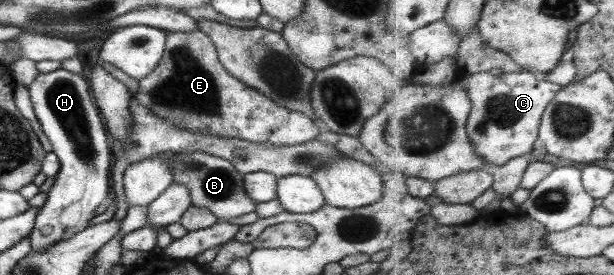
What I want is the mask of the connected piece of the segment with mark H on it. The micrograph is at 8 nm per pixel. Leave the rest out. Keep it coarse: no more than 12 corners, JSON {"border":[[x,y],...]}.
{"border":[[60,67],[27,87],[57,155],[29,235],[40,252],[89,227],[113,154],[88,83]]}

